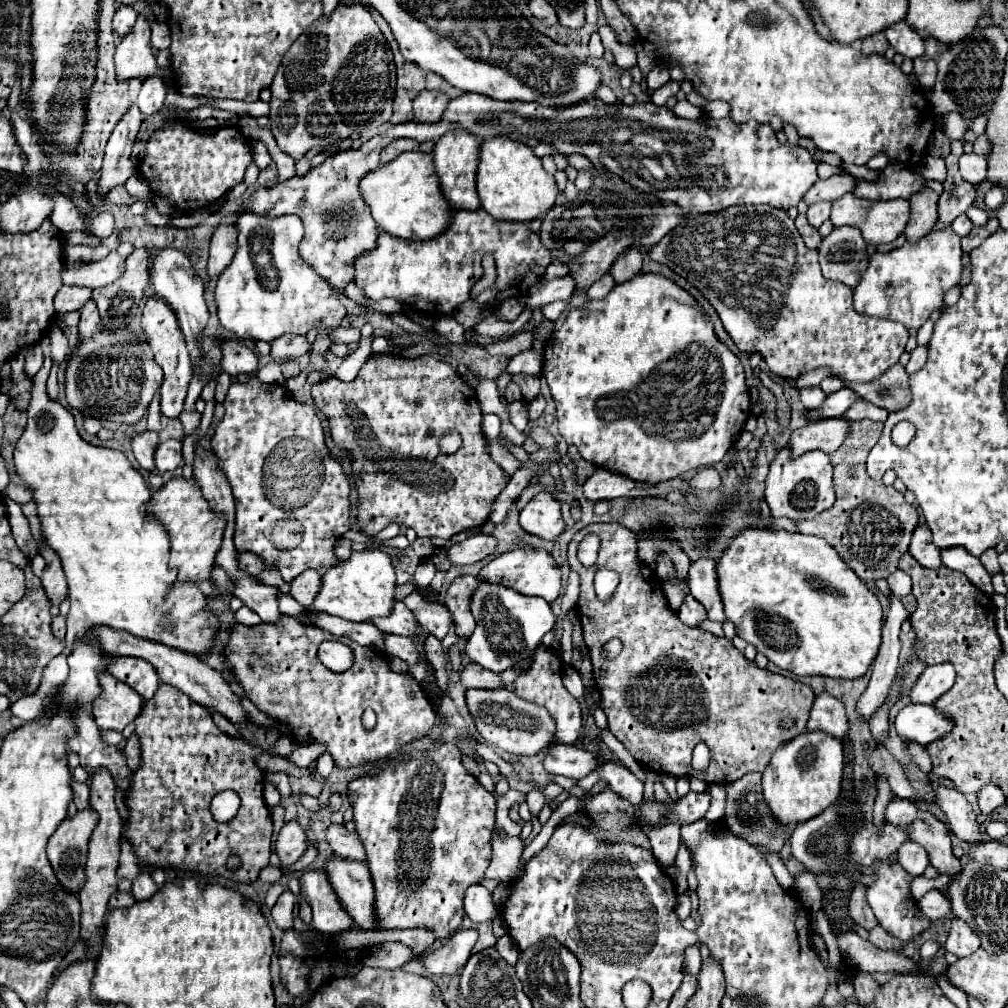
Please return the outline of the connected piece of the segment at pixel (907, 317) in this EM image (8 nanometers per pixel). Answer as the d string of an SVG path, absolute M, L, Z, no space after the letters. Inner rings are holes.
M952 229L932 231L914 245L904 245L890 253L874 253L868 269L854 289L854 309L858 313L902 323L906 329L922 327L934 309L942 307L944 293L958 285L962 273L960 237Z

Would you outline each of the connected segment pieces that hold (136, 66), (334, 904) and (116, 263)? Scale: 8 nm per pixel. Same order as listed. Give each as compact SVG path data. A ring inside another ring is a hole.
M138 15L138 21L134 23L132 31L118 45L114 63L120 81L148 77L156 73L156 59L150 47L150 23L146 15Z
M324 869L304 871L300 877L302 899L306 899L314 913L314 929L324 935L338 935L354 927L338 895L334 893Z
M112 251L102 261L94 261L80 267L64 265L62 283L98 289L98 287L106 287L114 283L124 273L124 269L126 269L126 259L118 251Z

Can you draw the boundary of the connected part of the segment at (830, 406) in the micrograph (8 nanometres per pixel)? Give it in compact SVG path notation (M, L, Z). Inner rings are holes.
M840 389L832 395L826 397L826 401L816 407L816 409L810 409L808 411L808 421L818 421L818 419L826 419L826 417L842 417L842 413L856 401L858 397L852 393L852 389Z

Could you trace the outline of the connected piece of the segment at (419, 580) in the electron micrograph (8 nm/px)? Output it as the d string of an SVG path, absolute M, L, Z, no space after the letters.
M424 559L420 561L416 573L414 573L414 583L418 589L424 589L430 585L430 581L434 579L434 573L436 573L436 567L432 563L432 559Z

